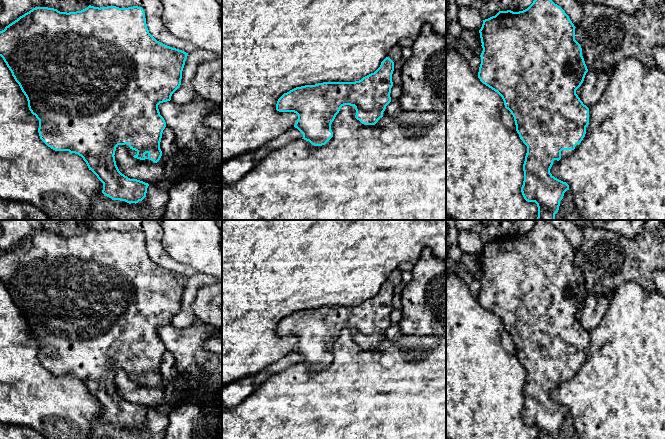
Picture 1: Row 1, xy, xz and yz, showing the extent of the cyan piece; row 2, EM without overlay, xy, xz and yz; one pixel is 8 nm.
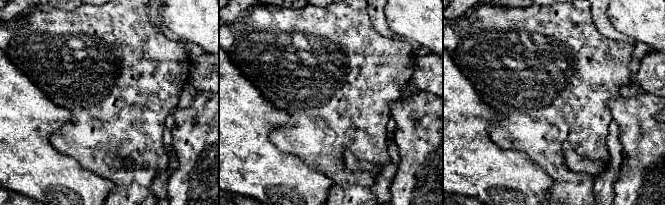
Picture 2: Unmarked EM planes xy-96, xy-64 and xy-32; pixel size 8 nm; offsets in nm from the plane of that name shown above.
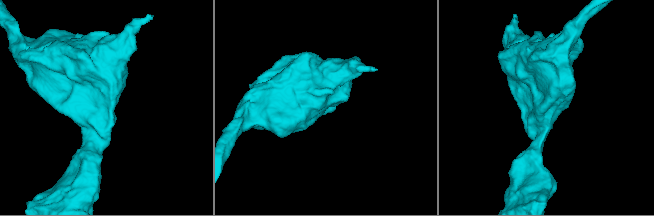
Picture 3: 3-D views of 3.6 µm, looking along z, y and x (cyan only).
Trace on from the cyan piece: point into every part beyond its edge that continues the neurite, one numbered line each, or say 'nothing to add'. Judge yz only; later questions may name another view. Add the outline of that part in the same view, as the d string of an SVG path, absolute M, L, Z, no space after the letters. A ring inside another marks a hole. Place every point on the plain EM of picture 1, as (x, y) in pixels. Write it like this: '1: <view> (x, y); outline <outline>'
1: yz (564, 377); outline M578 368L575 370L575 373L578 371ZM562 374L561 375L561 382L567 382L574 377L574 374Z

